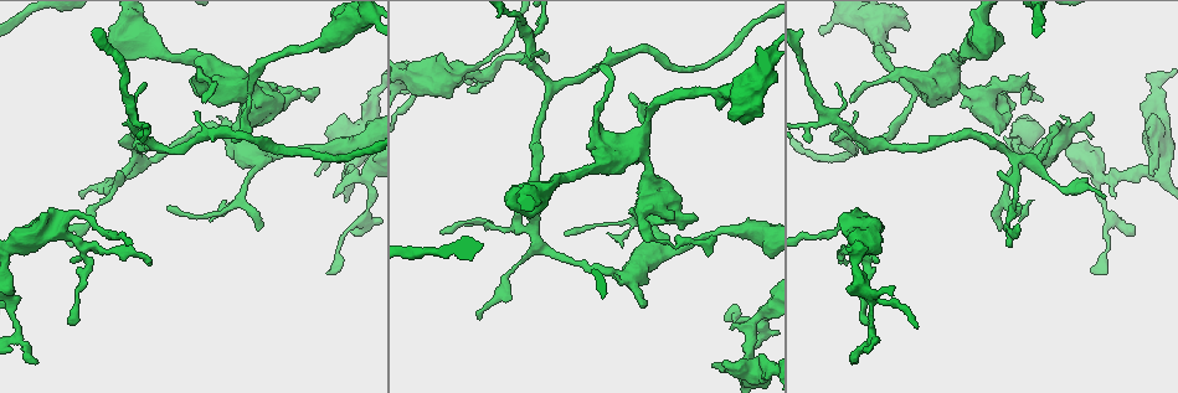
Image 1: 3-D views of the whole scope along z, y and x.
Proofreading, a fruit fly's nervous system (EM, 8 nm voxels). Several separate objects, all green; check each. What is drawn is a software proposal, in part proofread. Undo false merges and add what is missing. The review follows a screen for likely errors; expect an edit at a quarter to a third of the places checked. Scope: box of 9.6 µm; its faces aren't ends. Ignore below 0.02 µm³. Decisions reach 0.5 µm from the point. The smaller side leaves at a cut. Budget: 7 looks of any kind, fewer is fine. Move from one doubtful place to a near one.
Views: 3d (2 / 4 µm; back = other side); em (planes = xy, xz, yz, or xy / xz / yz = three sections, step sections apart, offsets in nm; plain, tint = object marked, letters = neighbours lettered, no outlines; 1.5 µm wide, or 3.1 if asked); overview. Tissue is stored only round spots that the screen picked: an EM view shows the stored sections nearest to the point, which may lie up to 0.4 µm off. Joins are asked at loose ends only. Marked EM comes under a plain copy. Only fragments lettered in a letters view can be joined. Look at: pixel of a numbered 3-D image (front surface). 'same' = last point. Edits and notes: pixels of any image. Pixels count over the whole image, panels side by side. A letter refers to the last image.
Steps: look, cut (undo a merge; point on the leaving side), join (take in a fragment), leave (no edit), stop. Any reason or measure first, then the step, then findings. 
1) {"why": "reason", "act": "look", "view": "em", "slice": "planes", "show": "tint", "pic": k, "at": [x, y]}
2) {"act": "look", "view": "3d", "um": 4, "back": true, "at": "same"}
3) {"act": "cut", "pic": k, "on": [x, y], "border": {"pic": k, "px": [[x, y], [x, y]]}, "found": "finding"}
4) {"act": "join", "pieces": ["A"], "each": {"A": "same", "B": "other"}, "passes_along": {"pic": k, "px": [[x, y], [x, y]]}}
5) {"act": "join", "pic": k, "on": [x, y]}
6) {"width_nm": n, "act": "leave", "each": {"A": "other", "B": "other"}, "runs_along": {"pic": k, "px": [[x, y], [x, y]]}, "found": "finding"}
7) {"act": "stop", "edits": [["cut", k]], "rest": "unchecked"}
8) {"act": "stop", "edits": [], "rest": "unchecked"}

{"why": "branch stops here", "act": "look", "view": "em", "slice": "yz", "step": 8, "show": "tint", "pic": 1, "at": [336, 270]}

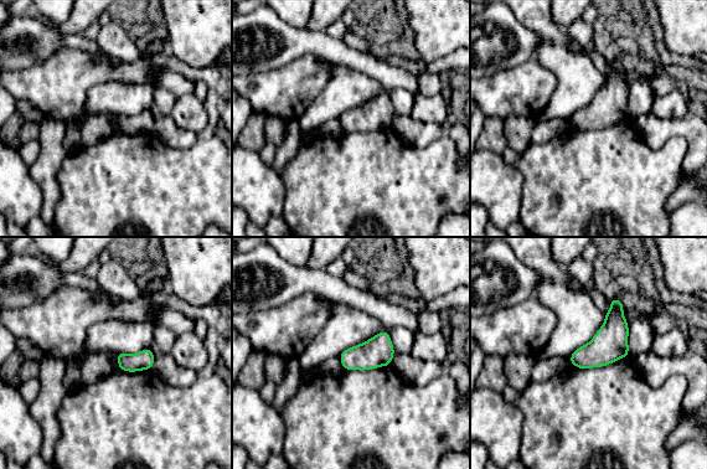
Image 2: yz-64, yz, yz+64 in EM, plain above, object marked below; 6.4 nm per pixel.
{"act": "look", "view": "em", "slice": "planes", "show": "letters", "at": "same"}

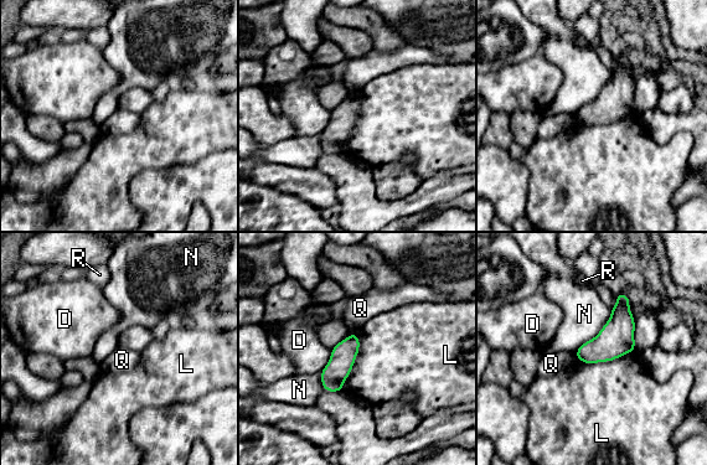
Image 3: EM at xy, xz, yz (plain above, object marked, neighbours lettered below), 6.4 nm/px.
{"width_nm": 160, "act": "leave", "each": {"D": "other", "L": "other", "N": "other", "Q": "other", "R": "other"}, "border": {"pic": 3, "px": [[354, 331], [359, 352], [341, 391]]}, "found": "no lettered fragment goes on from it"}

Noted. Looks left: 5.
{"why": "an open end", "act": "look", "view": "3d", "um": 2, "back": true, "pic": 1, "at": [641, 308]}

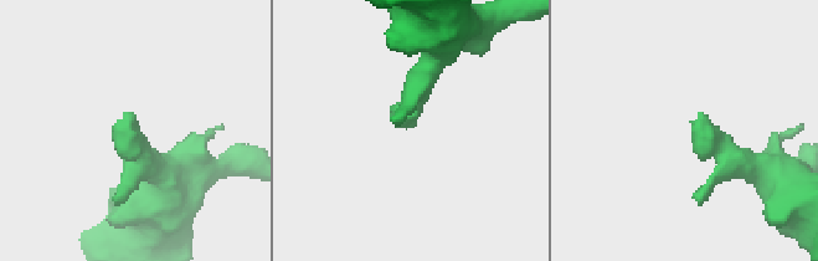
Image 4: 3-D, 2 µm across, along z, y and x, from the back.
{"why": "need the tissue", "act": "look", "view": "em", "slice": "planes", "show": "letters", "pic": 4, "at": [696, 120]}

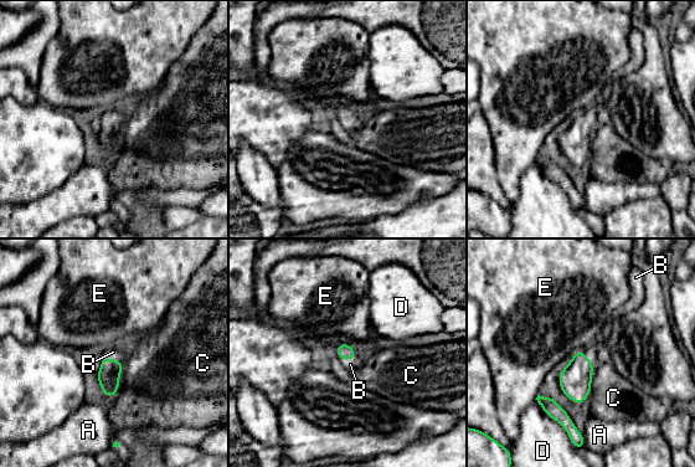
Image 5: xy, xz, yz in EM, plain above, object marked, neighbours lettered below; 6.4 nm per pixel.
{"longest_contact_nm": ["D", 380], "act": "join", "pieces": ["B"], "each": {"A": "other", "B": "same", "C": "other", "D": "other", "E": "other"}, "passes_along": {"pic": 5, "px": [[108, 376], [112, 359], [113, 352]]}, "found": "the cell continues"}

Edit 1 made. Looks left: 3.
{"why": "tapers out", "act": "look", "view": "3d", "um": 2, "pic": 1, "at": [854, 361]}

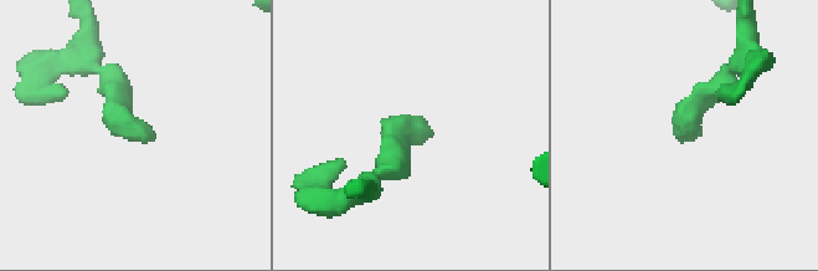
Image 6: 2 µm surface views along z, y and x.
{"act": "look", "view": "em", "slice": "planes", "show": "letters", "pic": 6, "at": [153, 133]}

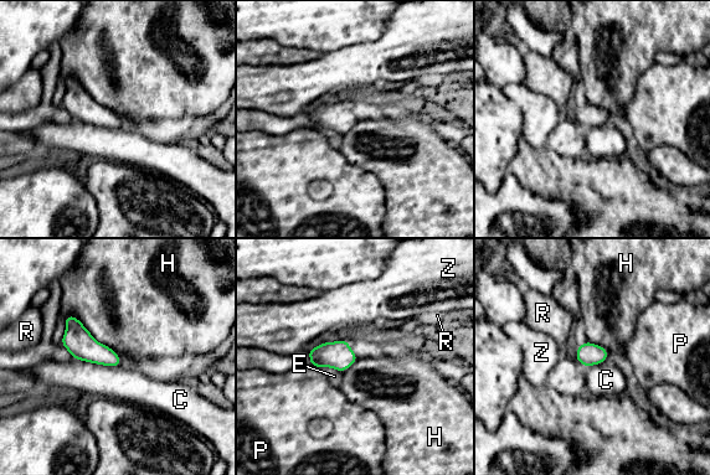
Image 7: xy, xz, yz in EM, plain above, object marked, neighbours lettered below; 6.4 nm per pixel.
{"act": "leave", "each": {"C": "other", "E": "other", "H": "other", "P": "other", "R": "other", "Z": "other"}, "border": {"pic": 7, "px": [[65, 315], [73, 315], [119, 356]]}, "found": "none of them fits"}

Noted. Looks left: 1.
{"act": "stop", "edits": [["join", 5]], "rest": "unchecked"}

